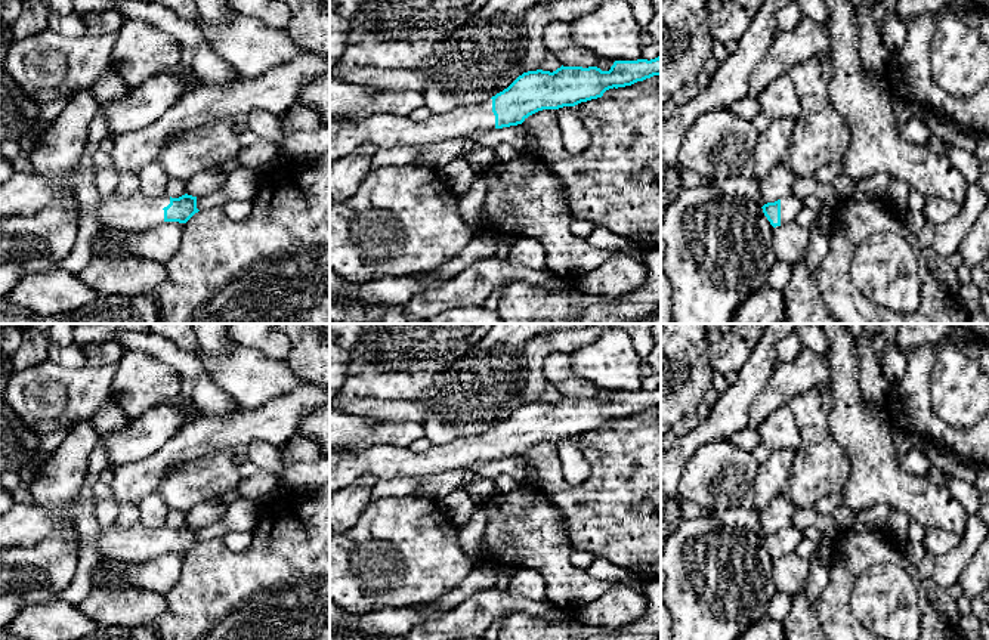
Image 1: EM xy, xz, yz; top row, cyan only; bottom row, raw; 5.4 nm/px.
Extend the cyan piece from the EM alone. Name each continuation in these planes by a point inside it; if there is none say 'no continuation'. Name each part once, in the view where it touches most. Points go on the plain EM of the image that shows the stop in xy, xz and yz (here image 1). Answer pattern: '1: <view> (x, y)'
1: xz (386, 461)

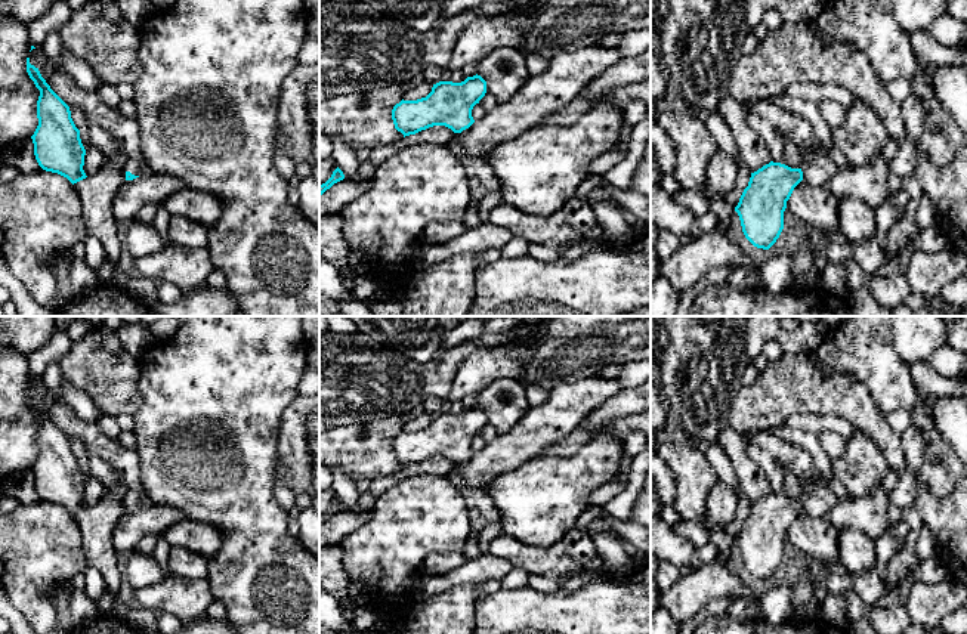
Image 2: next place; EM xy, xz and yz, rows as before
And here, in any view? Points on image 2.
1: xy (136, 497)

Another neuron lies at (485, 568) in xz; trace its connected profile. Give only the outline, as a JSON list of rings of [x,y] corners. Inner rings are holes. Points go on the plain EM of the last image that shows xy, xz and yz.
[[[485,553],[448,573],[433,576],[415,575],[411,579],[411,600],[413,603],[420,603],[457,585],[481,585],[488,581],[501,581],[512,569],[513,565],[509,560]]]

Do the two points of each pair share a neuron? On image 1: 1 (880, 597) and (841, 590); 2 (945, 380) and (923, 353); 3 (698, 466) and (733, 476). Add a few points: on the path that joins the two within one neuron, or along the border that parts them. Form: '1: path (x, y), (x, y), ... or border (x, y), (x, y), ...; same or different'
1: border (874, 565), (850, 597), (861, 624); different
2: border (937, 345), (935, 364), (929, 374), (929, 398); different
3: path (707, 472), (725, 475); same

